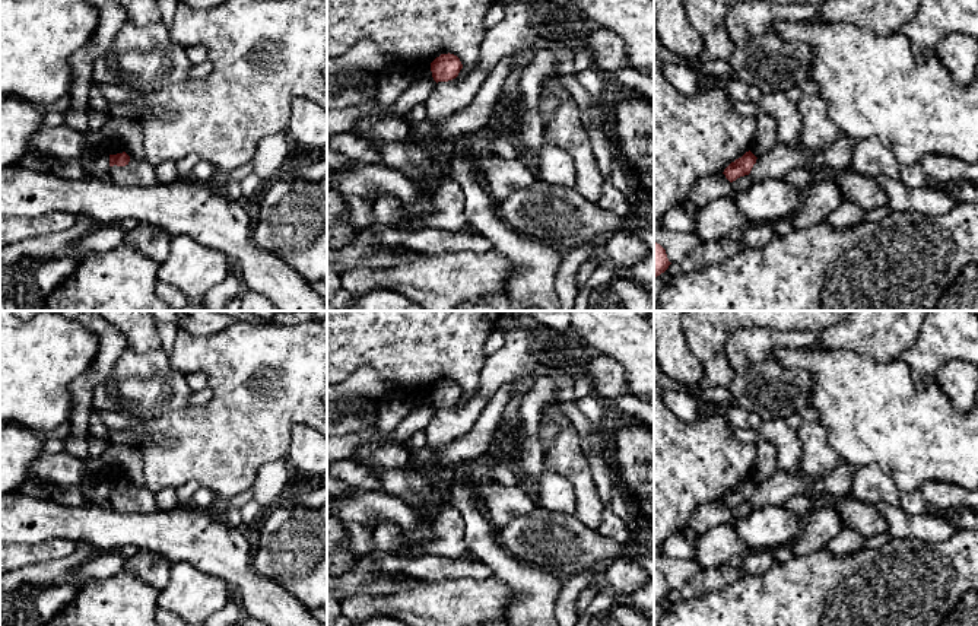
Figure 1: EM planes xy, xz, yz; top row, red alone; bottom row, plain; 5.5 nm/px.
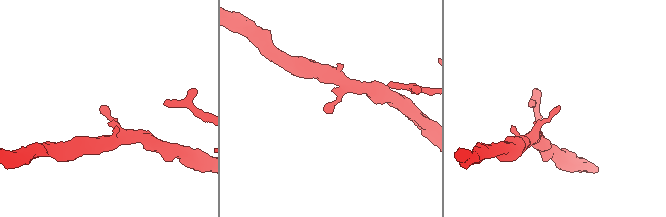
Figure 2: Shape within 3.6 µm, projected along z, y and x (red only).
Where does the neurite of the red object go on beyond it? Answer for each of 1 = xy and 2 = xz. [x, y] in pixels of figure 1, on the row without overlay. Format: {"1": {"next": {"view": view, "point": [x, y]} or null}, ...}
{"1": {"next": null}, "2": {"next": null}}

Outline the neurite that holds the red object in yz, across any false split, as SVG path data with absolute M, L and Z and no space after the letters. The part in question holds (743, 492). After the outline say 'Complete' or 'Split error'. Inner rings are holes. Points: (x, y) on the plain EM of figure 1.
M749 477L742 484L731 489L725 496L724 502L725 505L733 509L740 503L749 502L753 492L756 490L756 483Z. Complete

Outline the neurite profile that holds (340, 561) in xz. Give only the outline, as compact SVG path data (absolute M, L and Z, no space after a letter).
M327 471L327 578L339 578L350 572L359 557L353 556L349 547L344 522L334 515L328 501L343 496L352 486Z

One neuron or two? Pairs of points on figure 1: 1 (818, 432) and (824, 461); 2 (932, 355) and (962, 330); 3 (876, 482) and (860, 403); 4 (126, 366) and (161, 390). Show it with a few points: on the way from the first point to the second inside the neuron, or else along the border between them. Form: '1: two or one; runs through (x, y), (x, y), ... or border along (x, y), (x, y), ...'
1: one; runs through (818, 439), (818, 454)
2: one; runs through (939, 348), (955, 333)
3: two; border along (854, 466), (878, 466), (898, 489)
4: one; runs through (135, 375), (152, 390)

